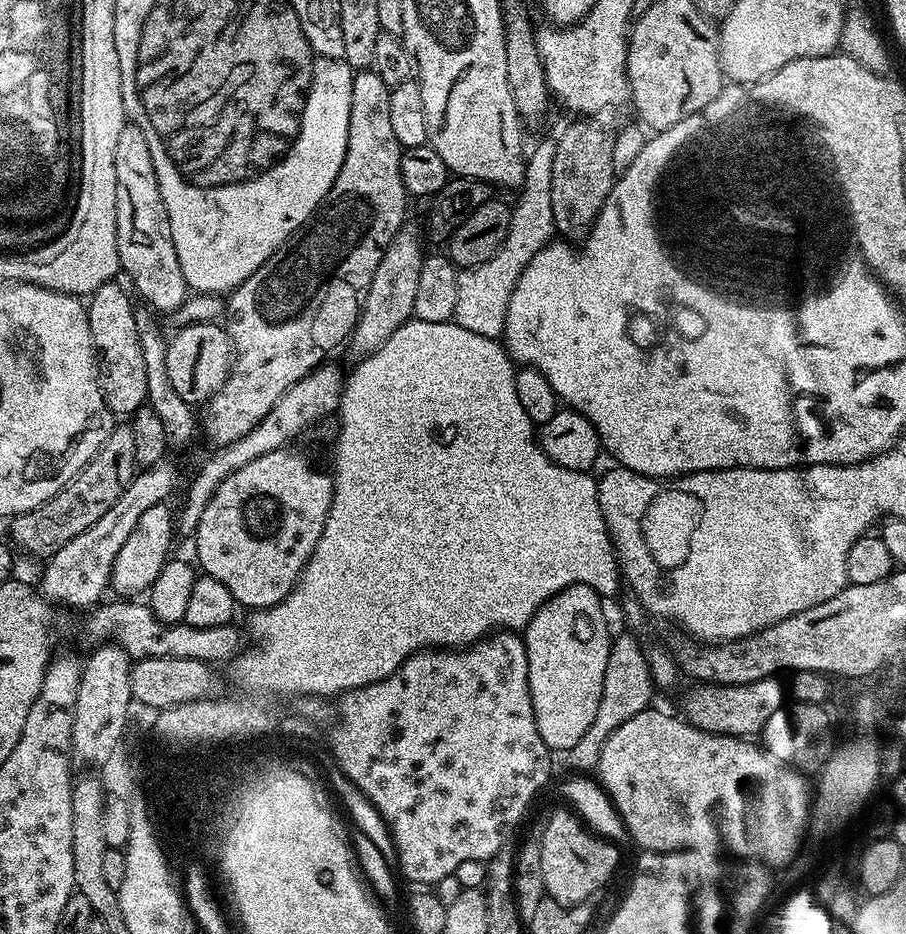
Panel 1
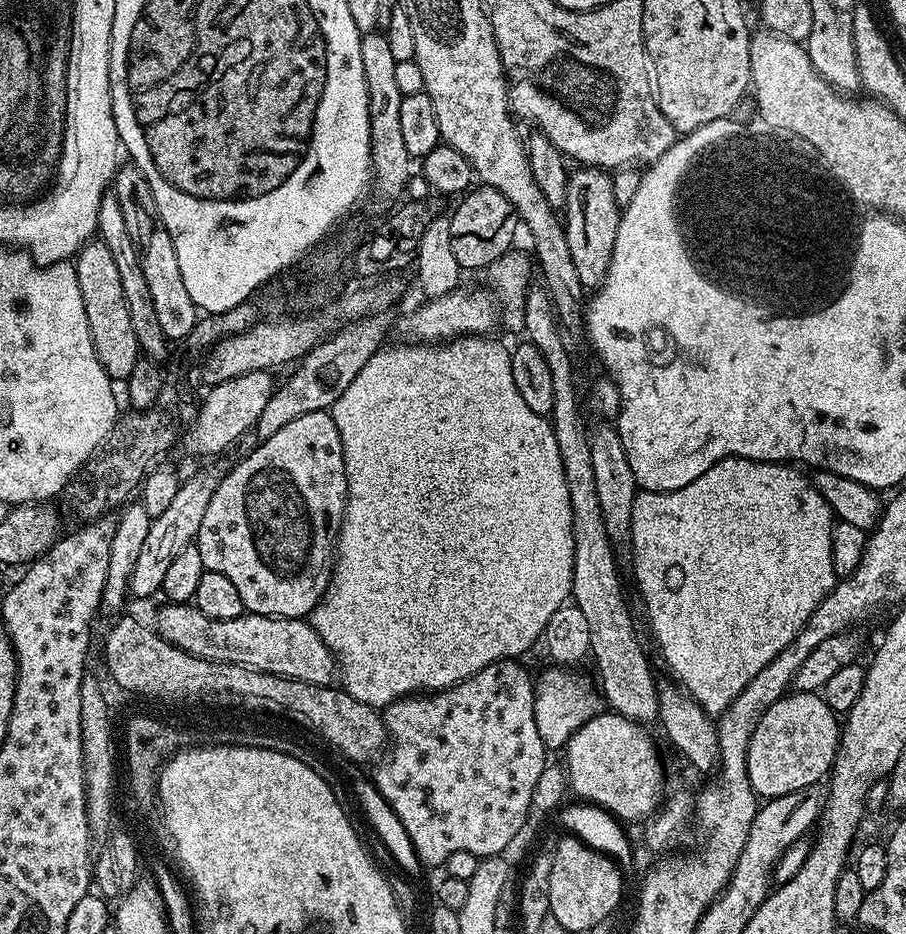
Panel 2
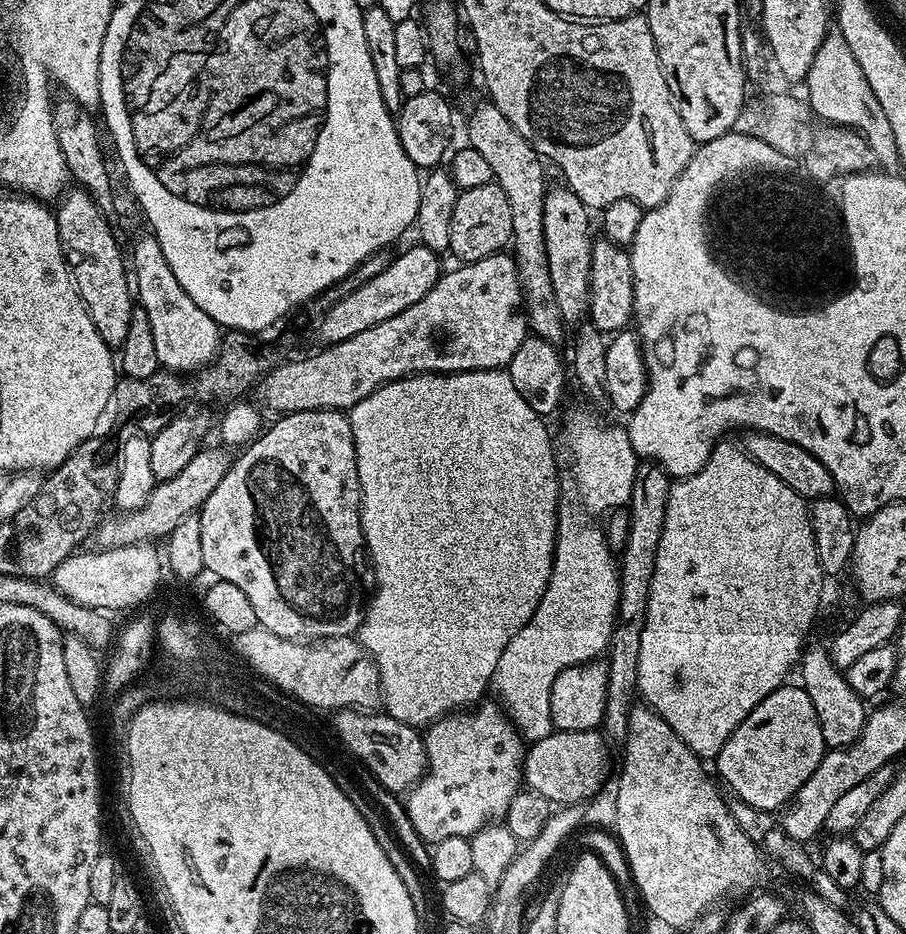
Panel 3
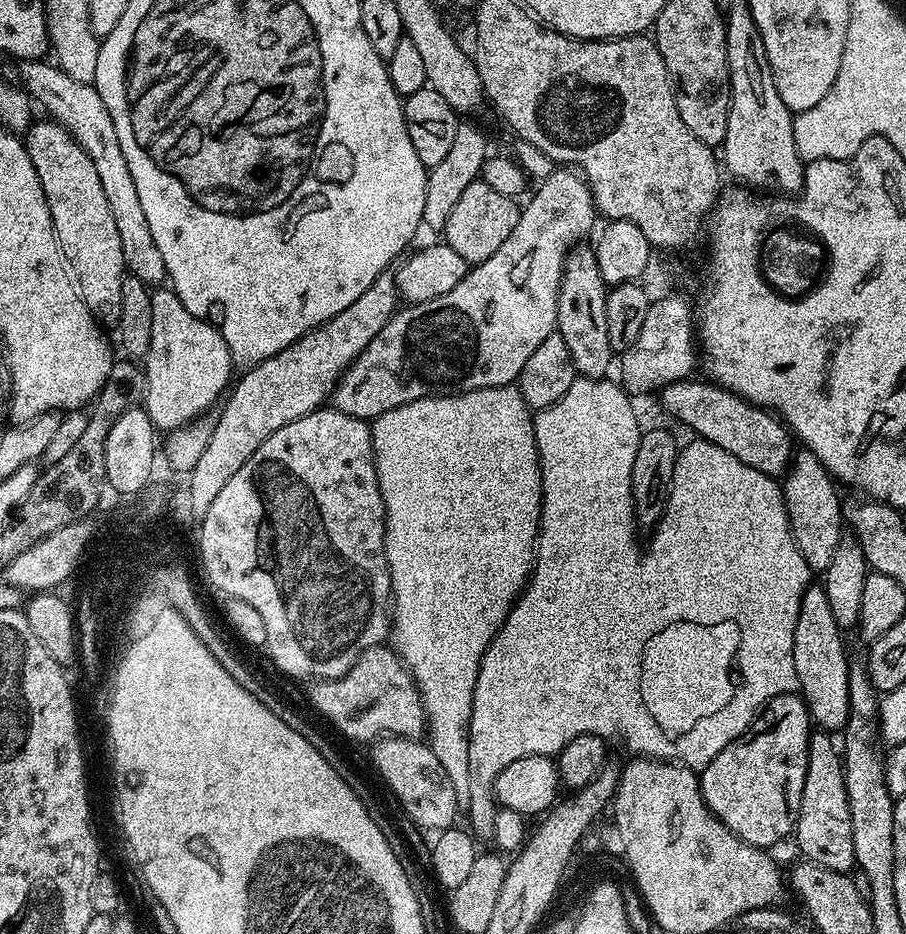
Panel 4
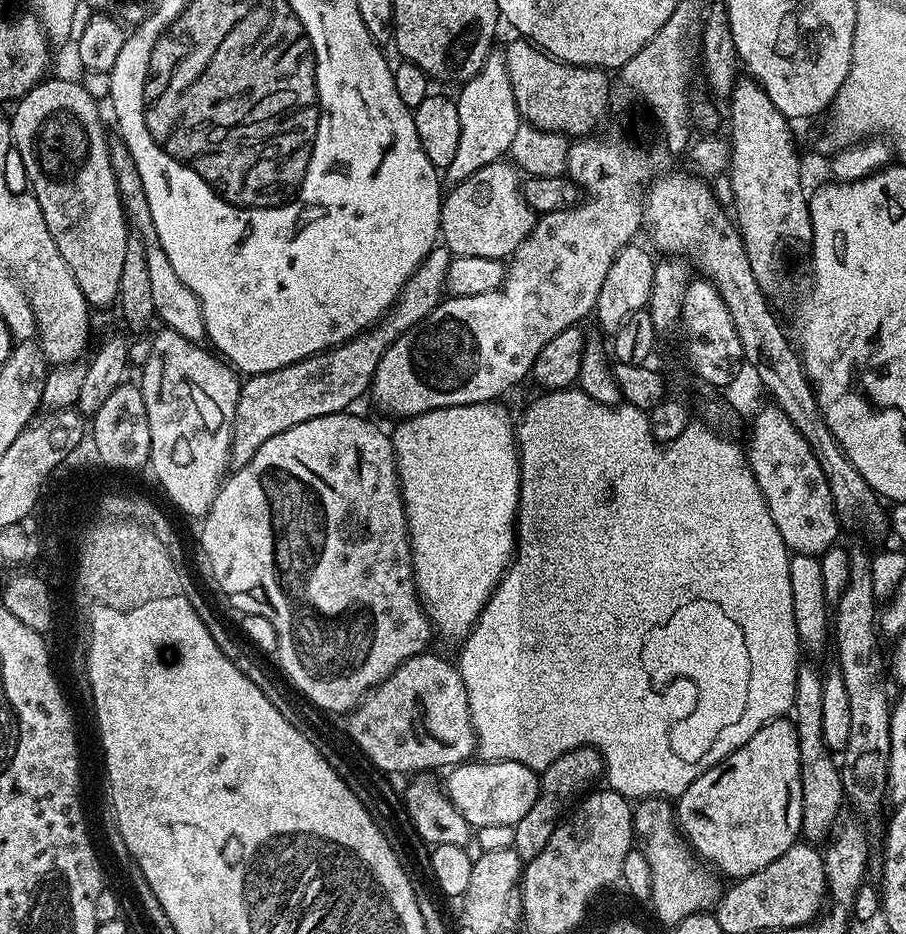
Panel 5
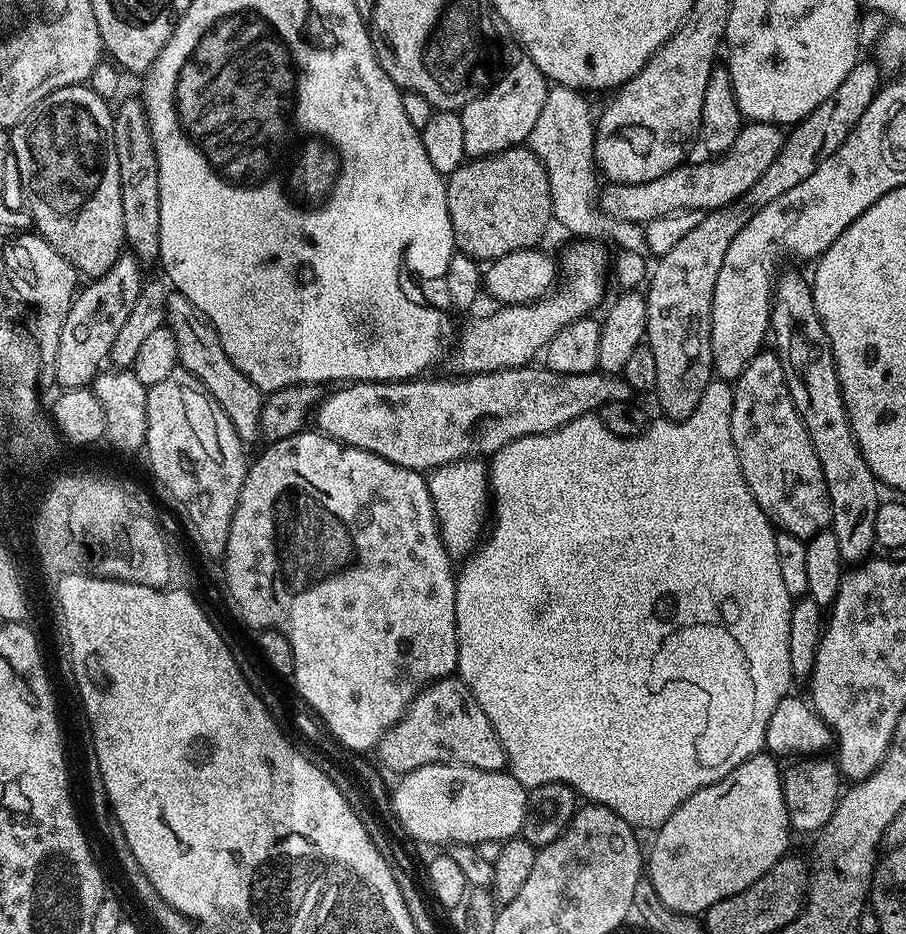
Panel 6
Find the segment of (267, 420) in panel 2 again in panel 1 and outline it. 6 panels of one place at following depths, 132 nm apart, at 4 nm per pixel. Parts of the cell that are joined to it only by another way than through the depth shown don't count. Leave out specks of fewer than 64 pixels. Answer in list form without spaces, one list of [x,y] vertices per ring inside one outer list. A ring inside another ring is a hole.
[[[408,222],[396,231],[395,238],[386,246],[382,262],[378,262],[378,270],[374,270],[374,278],[370,278],[368,292],[360,306],[360,317],[357,318],[356,328],[350,337],[350,345],[357,352],[357,357],[363,358],[371,352],[377,352],[390,338],[390,334],[394,334],[394,330],[413,319],[418,277],[422,275],[422,262],[426,255],[423,243],[425,241],[422,239],[421,229],[419,232]]]

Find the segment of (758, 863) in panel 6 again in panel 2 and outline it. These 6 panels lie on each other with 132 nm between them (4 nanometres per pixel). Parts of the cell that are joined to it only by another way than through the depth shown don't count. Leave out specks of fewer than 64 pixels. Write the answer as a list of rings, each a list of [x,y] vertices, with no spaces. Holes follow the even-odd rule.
[[[793,691],[771,704],[754,726],[746,758],[750,786],[757,797],[781,796],[821,783],[836,763],[841,731],[841,721],[823,695]]]

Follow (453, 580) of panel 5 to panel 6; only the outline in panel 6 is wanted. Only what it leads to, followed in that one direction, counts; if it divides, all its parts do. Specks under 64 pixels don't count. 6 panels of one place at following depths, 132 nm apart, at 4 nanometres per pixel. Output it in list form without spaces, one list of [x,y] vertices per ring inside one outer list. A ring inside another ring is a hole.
[[[476,458],[456,460],[440,466],[427,477],[428,489],[432,495],[430,508],[431,511],[436,511],[435,523],[444,547],[452,554],[471,553],[477,543],[476,535],[480,532],[480,522],[484,506],[488,504],[490,490],[488,473],[485,465],[480,465],[480,462]]]

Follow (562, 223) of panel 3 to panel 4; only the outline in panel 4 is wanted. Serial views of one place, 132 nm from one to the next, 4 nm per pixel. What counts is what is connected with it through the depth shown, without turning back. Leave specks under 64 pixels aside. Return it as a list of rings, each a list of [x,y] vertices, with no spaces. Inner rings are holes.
[[[573,246],[568,250],[564,260],[564,273],[558,294],[558,318],[556,331],[560,333],[562,342],[566,342],[566,350],[570,350],[570,358],[576,367],[577,376],[605,379],[609,375],[608,367],[613,367],[614,353],[610,346],[610,333],[606,330],[606,298],[609,285],[602,278],[602,270],[598,270],[598,258],[591,247]]]

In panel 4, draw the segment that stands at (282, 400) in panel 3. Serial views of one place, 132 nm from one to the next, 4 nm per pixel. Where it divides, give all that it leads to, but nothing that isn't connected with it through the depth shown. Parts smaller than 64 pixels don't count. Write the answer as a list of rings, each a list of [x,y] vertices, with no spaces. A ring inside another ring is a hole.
[[[555,170],[539,181],[538,187],[528,205],[520,208],[518,226],[514,226],[510,238],[490,258],[471,265],[466,278],[450,294],[442,294],[442,298],[430,302],[408,304],[393,313],[338,380],[330,397],[331,407],[371,422],[388,410],[427,396],[462,396],[470,390],[515,385],[519,381],[530,354],[556,331],[558,294],[568,250],[583,241],[580,239],[598,220],[596,203],[583,175],[572,170]]]

